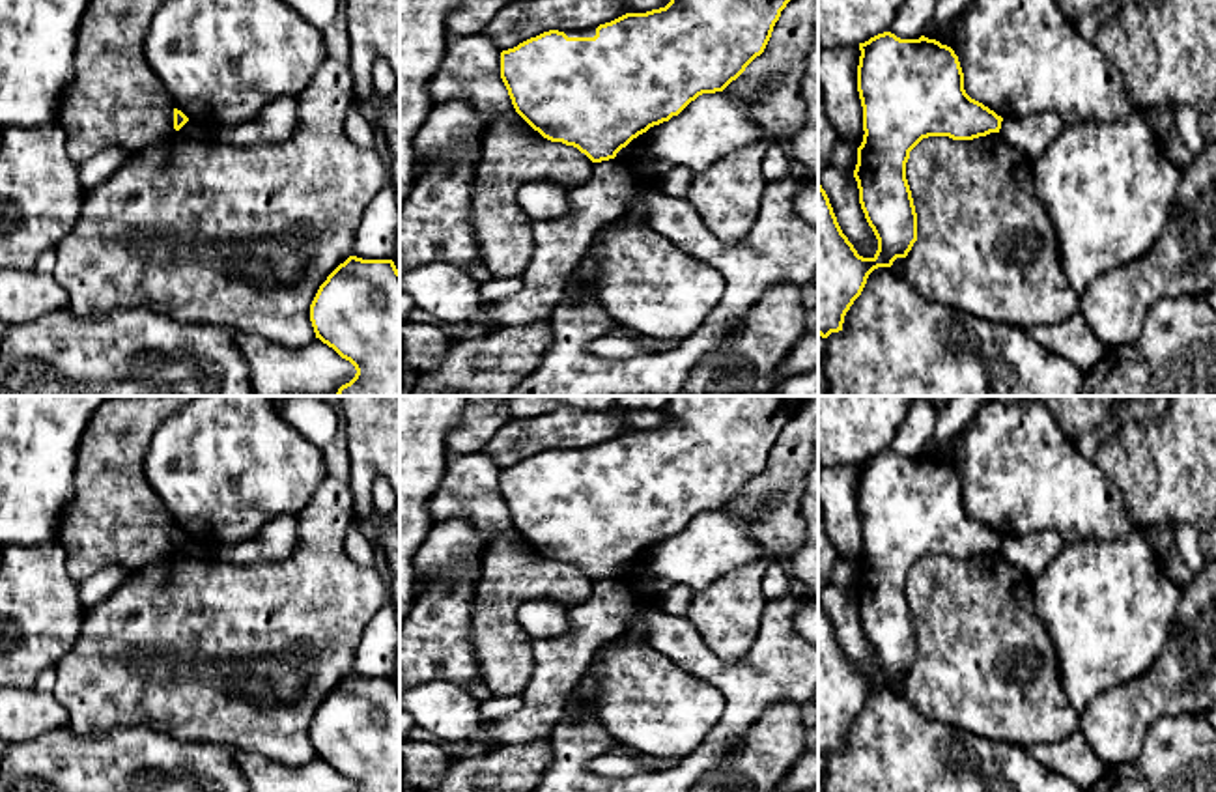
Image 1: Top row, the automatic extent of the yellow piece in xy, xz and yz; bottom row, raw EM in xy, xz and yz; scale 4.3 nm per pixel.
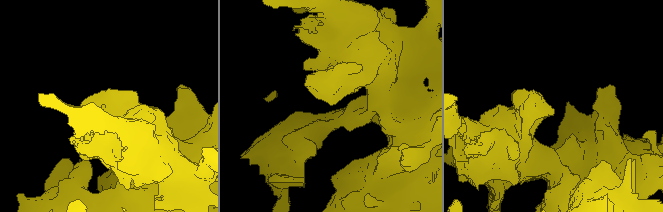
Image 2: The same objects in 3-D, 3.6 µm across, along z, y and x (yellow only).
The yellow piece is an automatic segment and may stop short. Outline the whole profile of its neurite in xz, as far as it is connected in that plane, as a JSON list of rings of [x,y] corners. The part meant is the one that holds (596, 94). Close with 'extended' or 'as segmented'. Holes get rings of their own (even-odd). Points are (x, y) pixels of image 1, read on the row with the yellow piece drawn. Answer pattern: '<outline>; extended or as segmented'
[[[671,0],[665,7],[646,13],[626,13],[611,22],[600,24],[598,28],[590,26],[585,30],[566,32],[549,30],[519,43],[514,49],[502,50],[501,78],[508,90],[516,112],[544,138],[573,146],[592,163],[609,161],[615,159],[622,148],[626,148],[639,134],[646,133],[650,127],[678,116],[699,95],[723,92],[732,80],[736,80],[745,71],[745,67],[764,52],[773,26],[788,2],[790,0]]]; extended

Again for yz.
[[[891,32],[859,43],[857,92],[863,106],[863,142],[857,148],[854,177],[859,204],[878,239],[872,258],[857,254],[842,233],[826,191],[818,181],[818,334],[842,331],[844,316],[861,295],[869,275],[906,258],[917,241],[917,213],[906,179],[910,151],[928,136],[973,140],[999,133],[1003,118],[964,90],[964,73],[954,50],[936,39],[900,39]]]; as segmented

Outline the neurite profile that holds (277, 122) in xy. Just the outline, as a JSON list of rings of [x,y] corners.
[[[299,95],[269,101],[252,120],[211,131],[213,138],[230,146],[262,146],[284,142],[299,127]]]

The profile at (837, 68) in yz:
[[[859,45],[824,49],[818,52],[818,86],[824,110],[837,138],[863,142],[863,106],[857,92]]]

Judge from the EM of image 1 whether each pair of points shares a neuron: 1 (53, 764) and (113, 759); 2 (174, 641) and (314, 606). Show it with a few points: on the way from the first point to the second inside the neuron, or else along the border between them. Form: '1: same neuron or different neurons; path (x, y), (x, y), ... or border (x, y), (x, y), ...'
1: same neuron; path (68, 764), (98, 764)
2: same neuron; path (210, 641), (271, 641), (279, 637)

